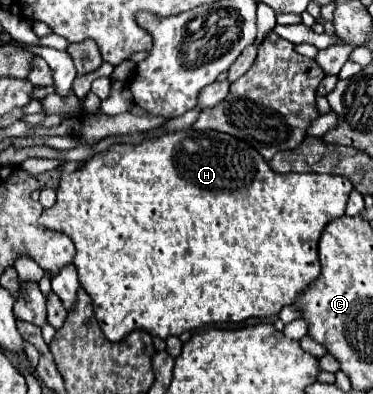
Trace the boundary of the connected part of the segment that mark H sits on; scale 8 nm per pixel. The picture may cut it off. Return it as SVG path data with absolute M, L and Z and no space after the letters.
M177 131L163 133L161 137L147 139L139 145L115 143L107 151L97 153L87 161L83 169L73 173L63 173L61 183L57 187L57 203L51 209L45 209L39 223L47 229L61 231L75 243L77 255L73 259L79 281L85 291L93 299L95 317L109 341L121 341L133 329L145 329L151 335L161 339L169 335L181 335L185 331L199 329L207 323L219 321L245 321L249 317L271 317L279 315L281 307L291 305L295 295L305 289L311 281L317 279L321 265L317 257L317 243L325 225L345 213L347 197L353 191L353 183L349 177L341 175L321 175L321 173L275 173L269 163L261 157L259 151L249 147L245 141L221 131Z

